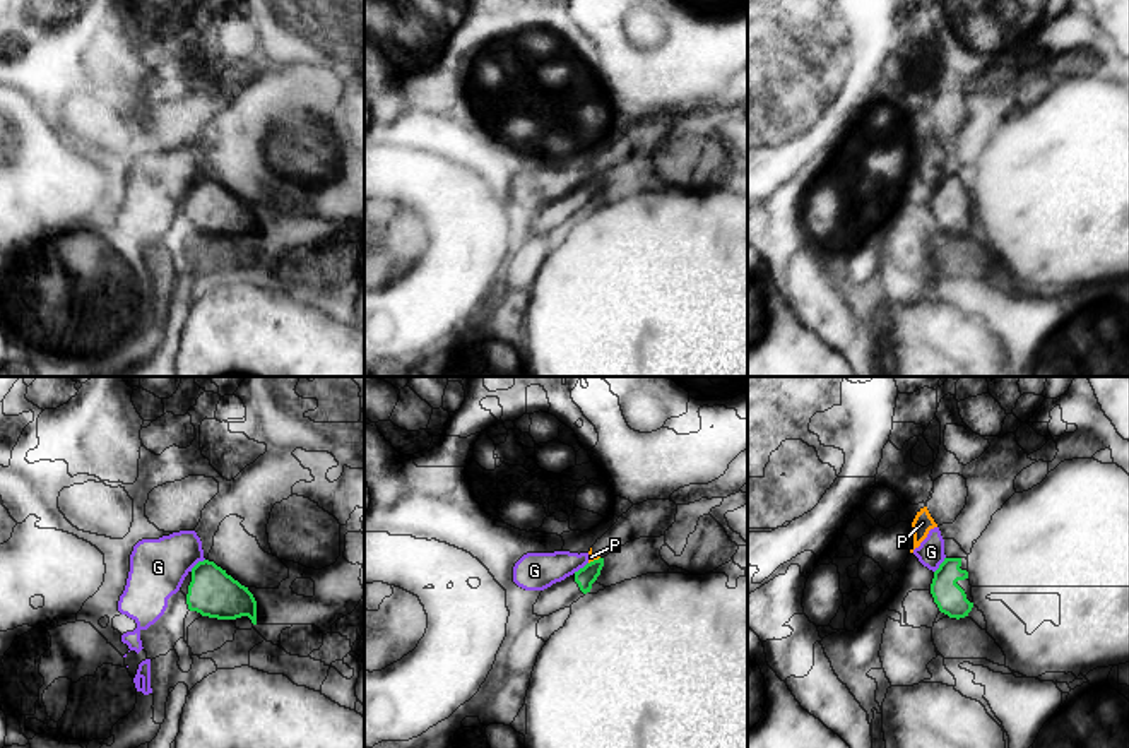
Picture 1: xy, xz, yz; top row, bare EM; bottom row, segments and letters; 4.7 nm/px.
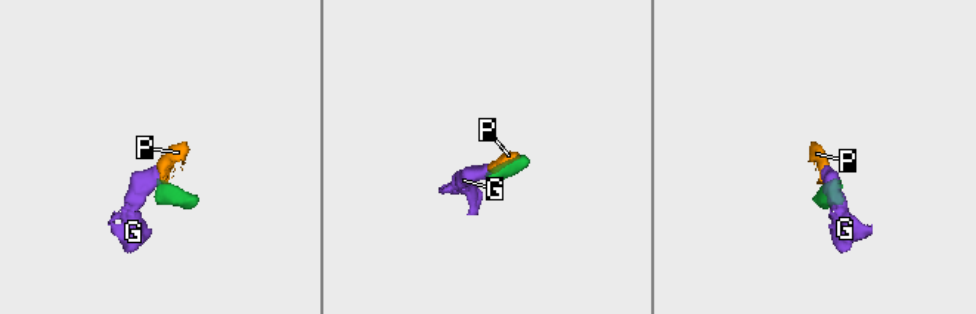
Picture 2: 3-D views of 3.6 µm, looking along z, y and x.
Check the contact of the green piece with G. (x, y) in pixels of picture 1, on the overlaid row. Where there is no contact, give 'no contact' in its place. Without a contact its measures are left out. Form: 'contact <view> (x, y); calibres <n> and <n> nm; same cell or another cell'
contact xy (197, 563); calibres 220 and 280 nm; another cell

